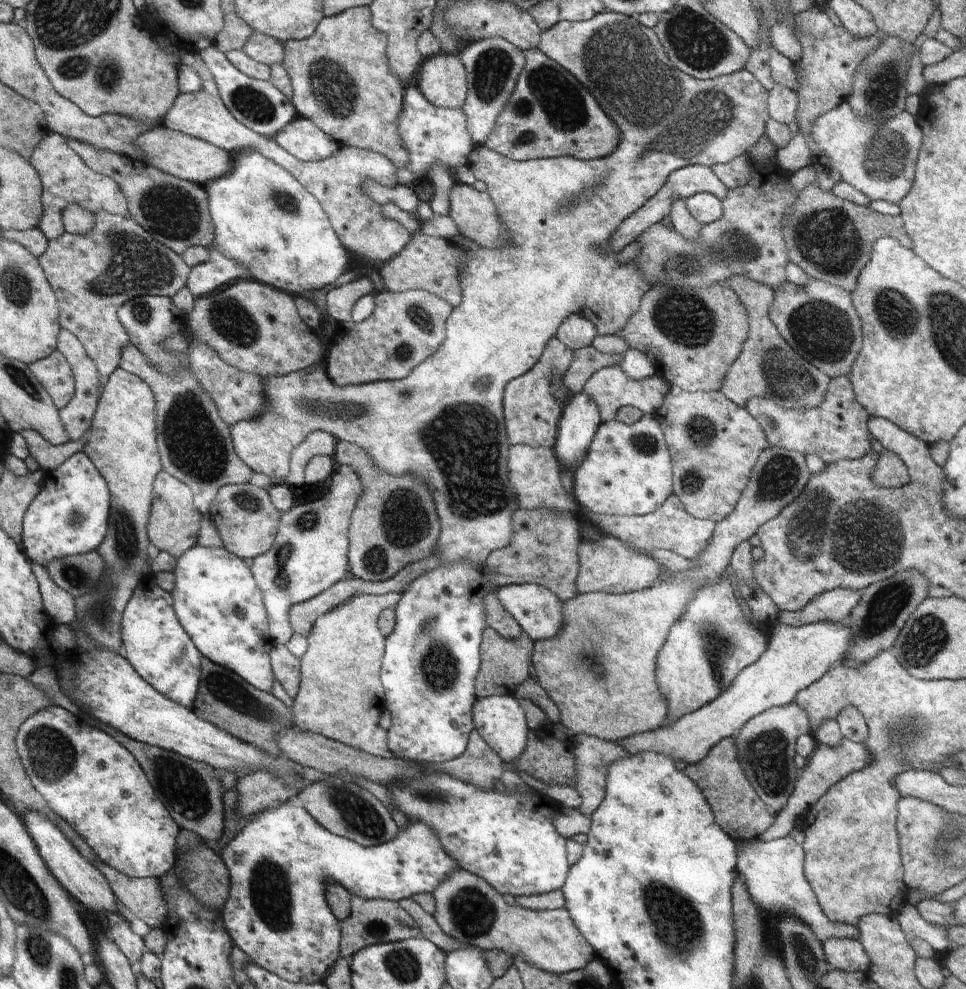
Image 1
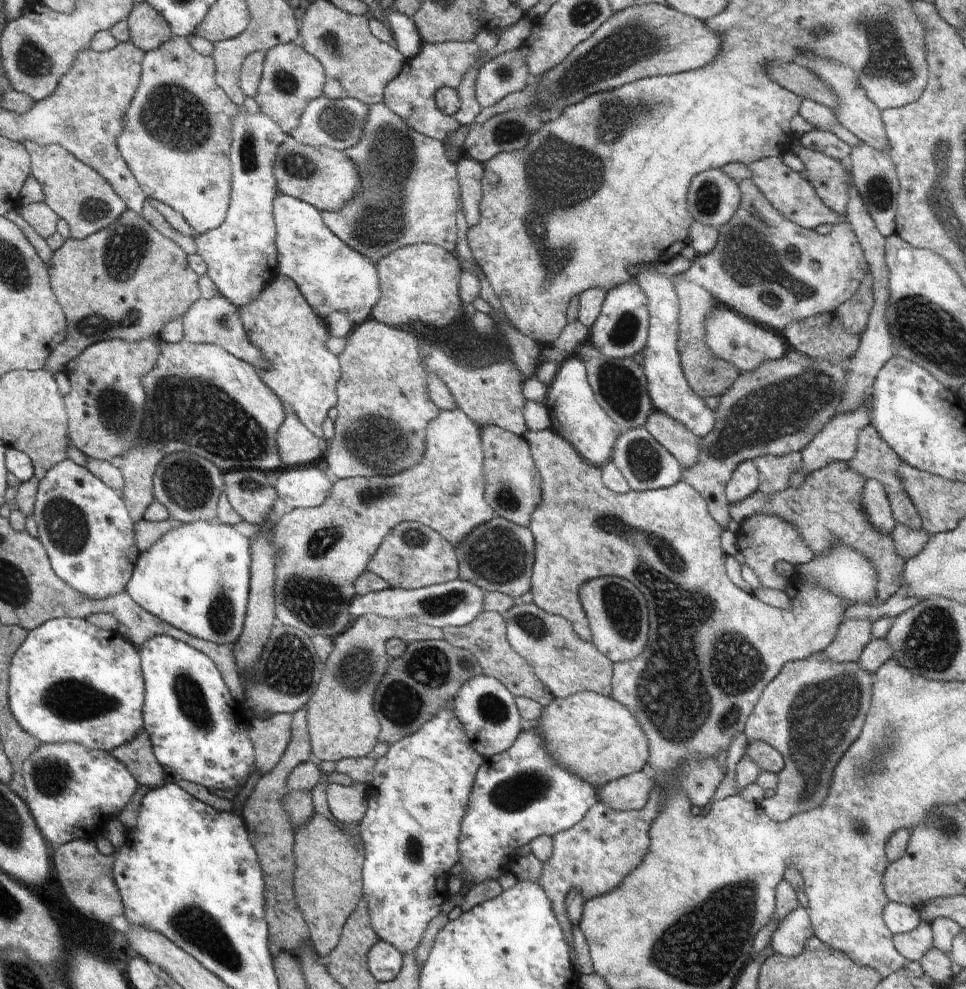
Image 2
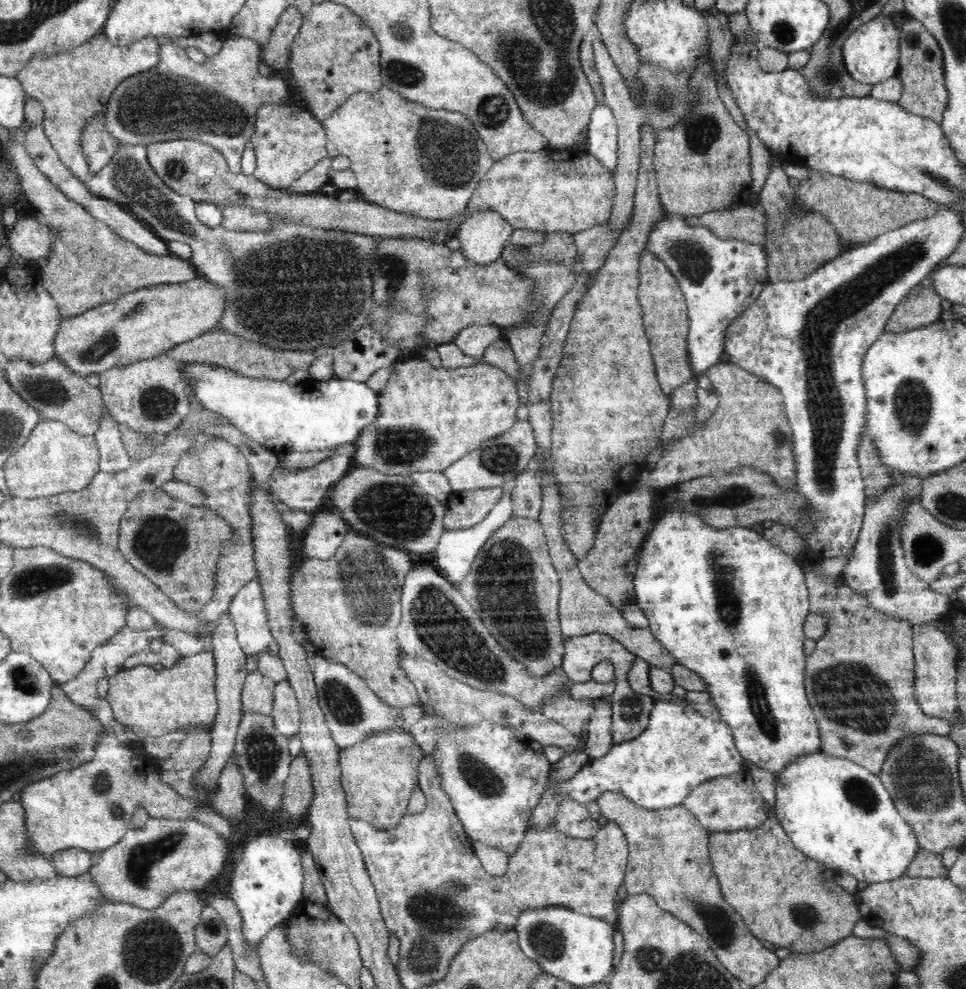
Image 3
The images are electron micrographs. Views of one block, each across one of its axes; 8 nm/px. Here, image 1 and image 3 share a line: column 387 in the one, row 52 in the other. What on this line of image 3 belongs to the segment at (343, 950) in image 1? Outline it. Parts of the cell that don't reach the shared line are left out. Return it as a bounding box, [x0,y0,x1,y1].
[897,18,948,124]

